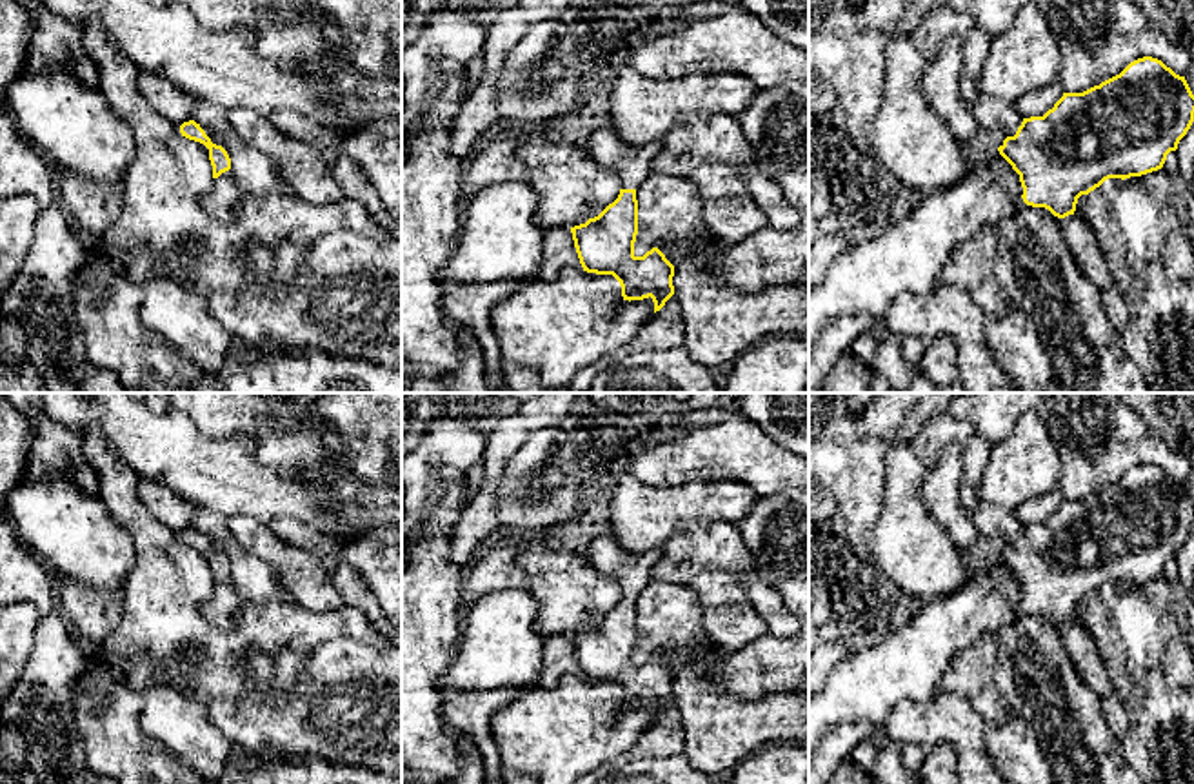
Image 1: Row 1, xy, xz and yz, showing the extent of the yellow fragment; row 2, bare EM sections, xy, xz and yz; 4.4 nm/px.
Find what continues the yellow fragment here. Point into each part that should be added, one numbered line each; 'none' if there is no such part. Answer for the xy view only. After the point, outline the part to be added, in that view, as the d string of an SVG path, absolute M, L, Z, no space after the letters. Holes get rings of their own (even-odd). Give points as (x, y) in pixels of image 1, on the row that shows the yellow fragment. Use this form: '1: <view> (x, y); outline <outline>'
1: xy (220, 202); outline M231 169L222 173L218 178L213 178L213 187L207 195L202 196L204 211L211 220L229 226L234 220L236 206L242 200L242 195L231 176Z

